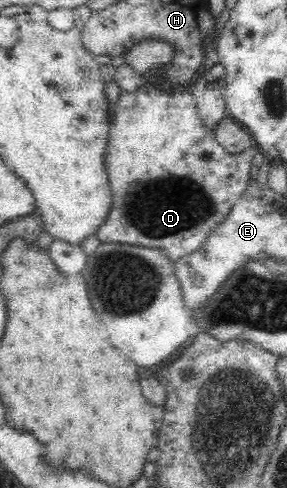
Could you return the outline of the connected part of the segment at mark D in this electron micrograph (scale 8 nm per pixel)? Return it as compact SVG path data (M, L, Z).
M146 75L138 90L135 92L121 90L119 100L114 102L114 106L109 108L114 113L114 116L109 120L109 138L103 151L103 158L108 185L110 185L110 212L106 212L106 220L102 220L102 224L96 228L94 235L101 242L118 242L120 244L137 244L148 248L161 248L167 251L170 260L175 263L186 254L202 248L206 236L228 216L230 208L245 194L246 187L248 187L251 180L249 172L252 158L259 150L254 144L248 150L242 150L242 152L236 152L236 154L226 152L226 149L216 140L213 131L206 128L206 125L199 117L197 102L194 99L192 90L180 90L180 92L176 93L162 94L157 84L158 79L155 78L155 75Z

